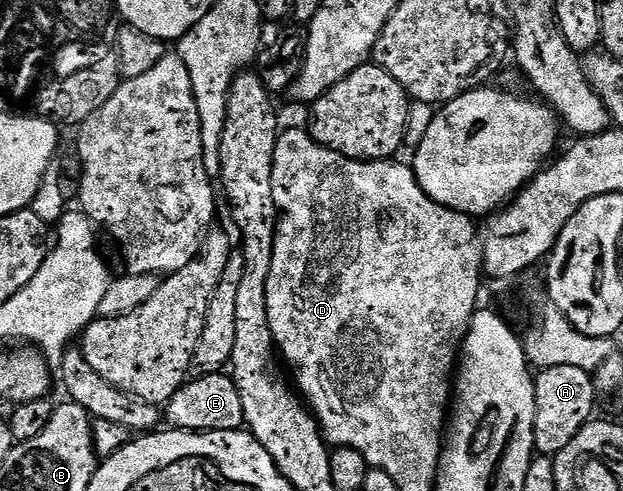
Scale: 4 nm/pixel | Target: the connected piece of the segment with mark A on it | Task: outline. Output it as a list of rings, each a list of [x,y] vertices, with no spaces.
[[[550,367],[535,374],[534,391],[534,443],[536,453],[555,458],[562,447],[570,444],[570,439],[582,431],[582,427],[593,420],[592,408],[596,405],[598,390],[593,374],[580,367]]]

